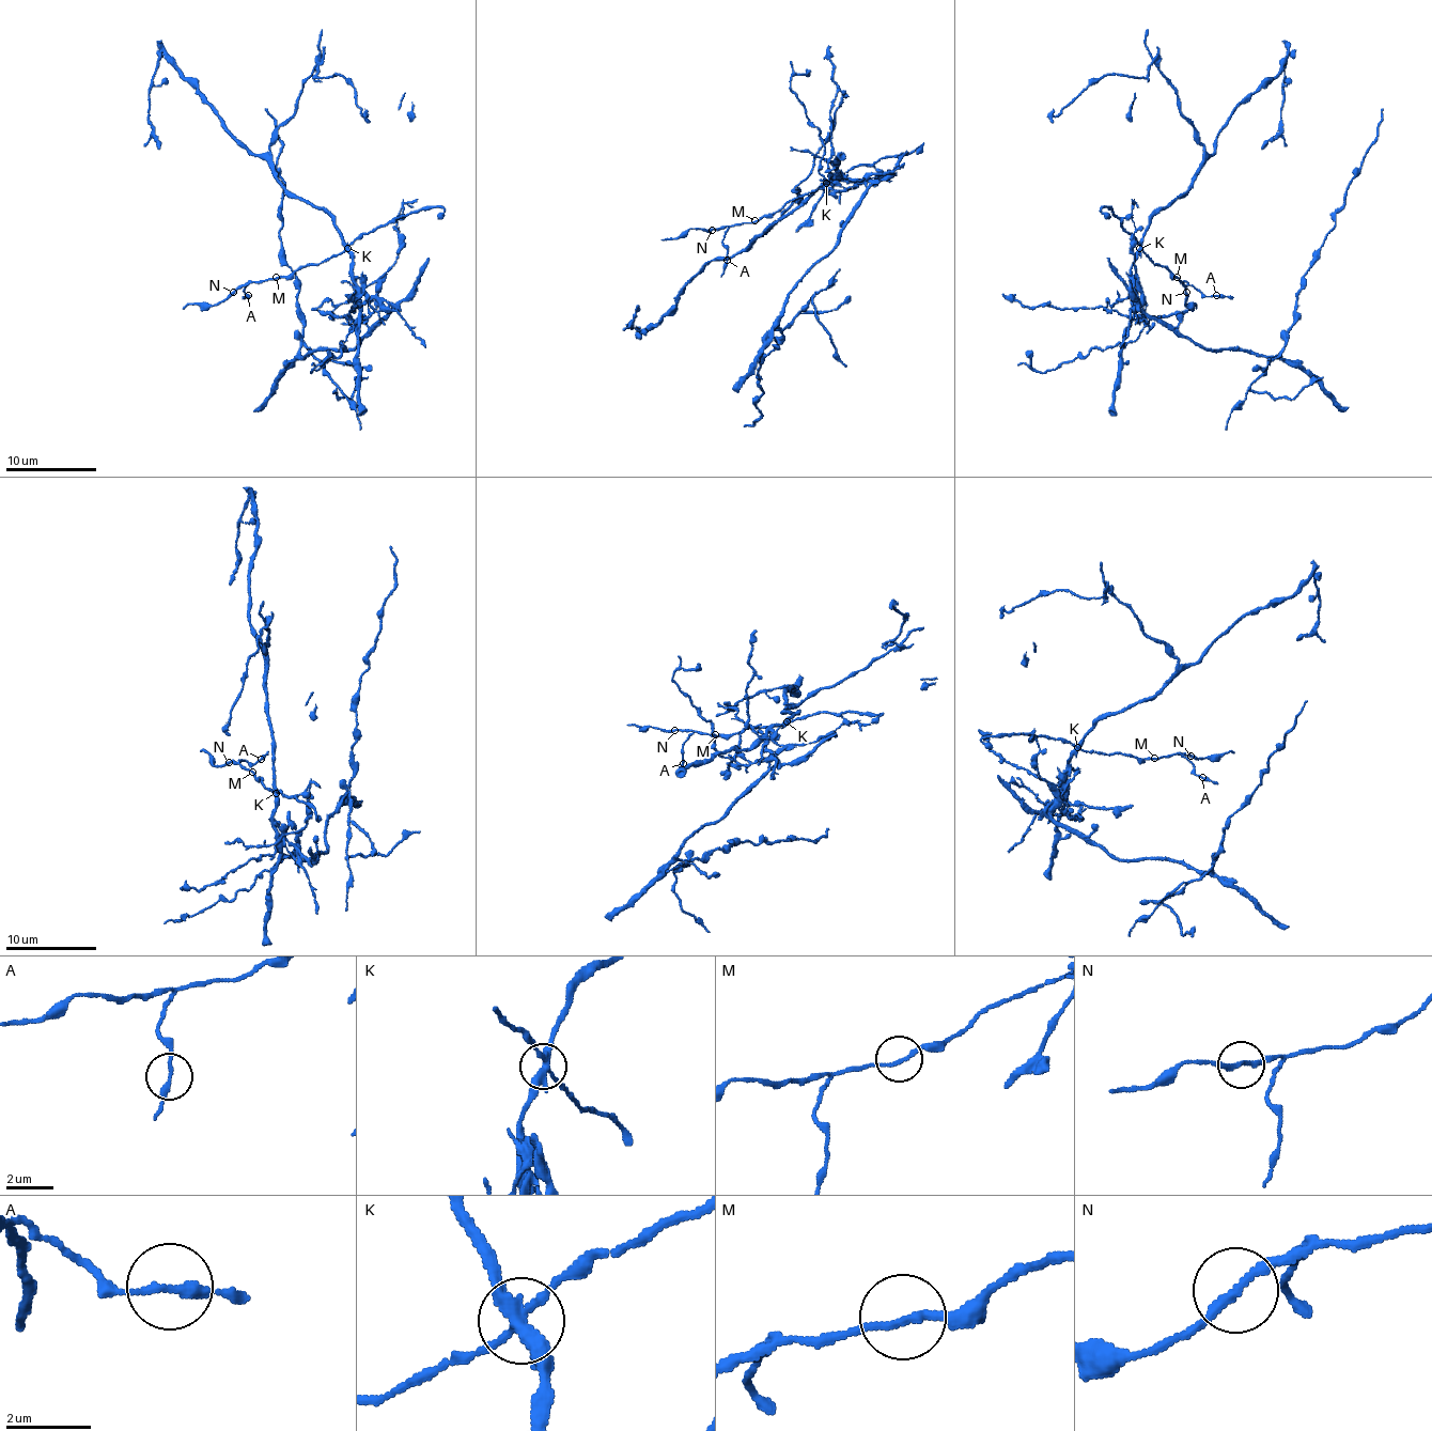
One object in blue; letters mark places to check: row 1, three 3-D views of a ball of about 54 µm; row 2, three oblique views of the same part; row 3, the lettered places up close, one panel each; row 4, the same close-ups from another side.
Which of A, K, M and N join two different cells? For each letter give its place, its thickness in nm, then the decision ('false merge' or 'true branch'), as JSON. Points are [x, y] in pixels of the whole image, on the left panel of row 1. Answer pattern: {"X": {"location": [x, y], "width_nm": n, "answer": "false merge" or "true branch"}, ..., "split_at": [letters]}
{"A": {"location": [248, 295], "width_nm": 220, "answer": "true branch"}, "K": {"location": [347, 248], "width_nm": 320, "answer": "false merge"}, "M": {"location": [276, 277], "width_nm": 160, "answer": "true branch"}, "N": {"location": [233, 292], "width_nm": 200, "answer": "false merge"}, "split_at": ["K", "N"]}

